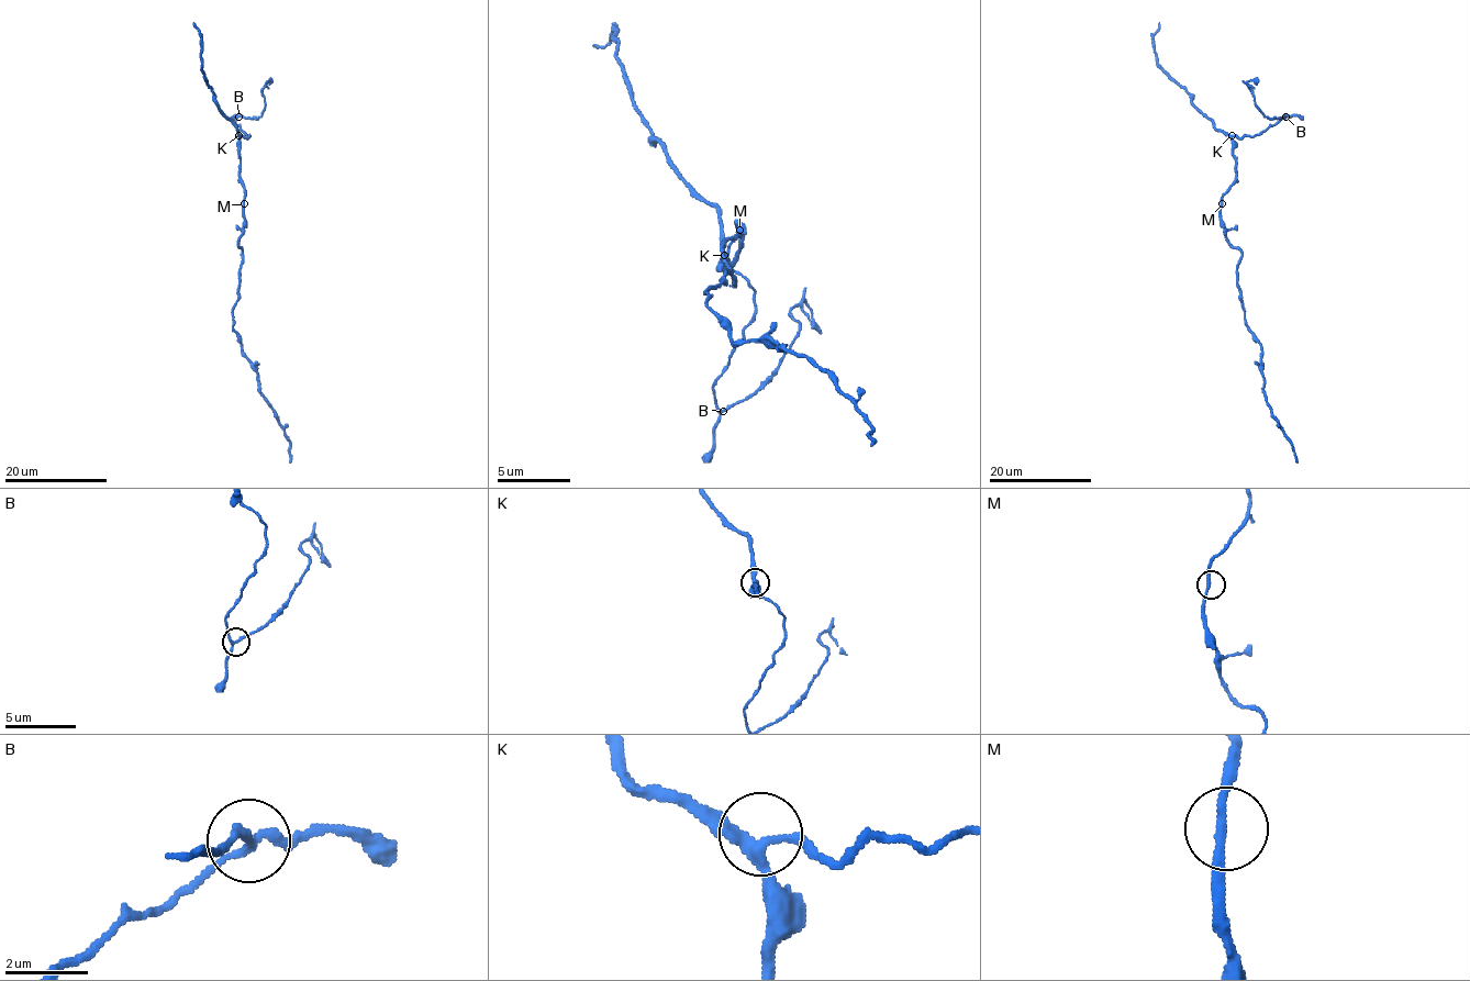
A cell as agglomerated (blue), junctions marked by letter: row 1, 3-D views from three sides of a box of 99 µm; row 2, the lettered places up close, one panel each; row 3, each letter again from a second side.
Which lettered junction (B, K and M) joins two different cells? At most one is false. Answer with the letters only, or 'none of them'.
B

